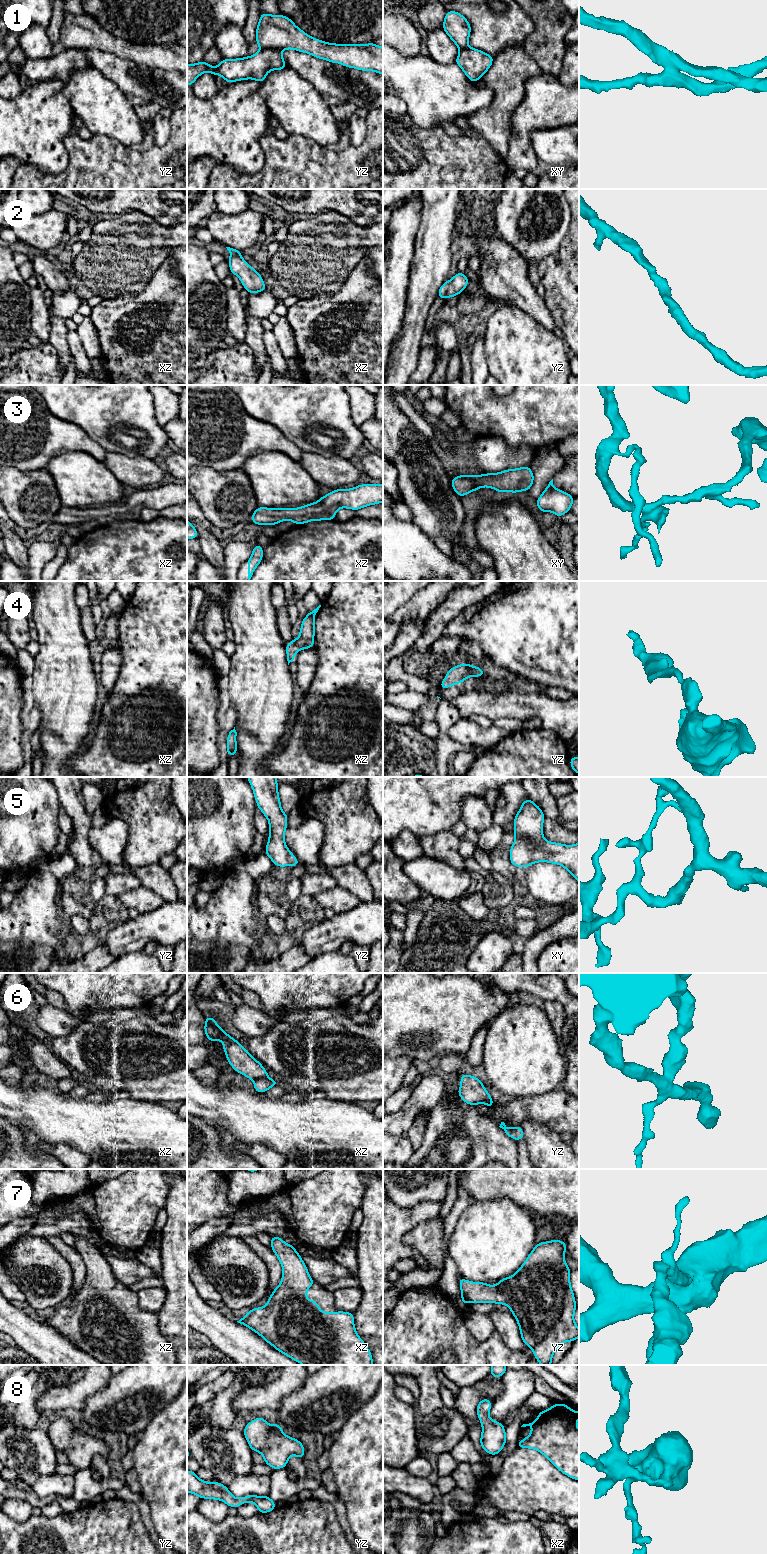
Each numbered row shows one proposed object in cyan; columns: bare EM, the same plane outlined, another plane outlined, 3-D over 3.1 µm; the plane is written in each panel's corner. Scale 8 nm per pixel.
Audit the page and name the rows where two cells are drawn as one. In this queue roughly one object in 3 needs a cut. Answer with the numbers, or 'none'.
1

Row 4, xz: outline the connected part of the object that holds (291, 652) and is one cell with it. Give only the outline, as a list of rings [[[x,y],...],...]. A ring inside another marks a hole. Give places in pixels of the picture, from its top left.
[[[321,605],[313,611],[307,613],[306,617],[302,620],[300,627],[300,635],[297,639],[293,639],[286,644],[286,655],[288,665],[296,656],[296,653],[302,649],[314,648],[314,635],[315,635],[315,615]]]

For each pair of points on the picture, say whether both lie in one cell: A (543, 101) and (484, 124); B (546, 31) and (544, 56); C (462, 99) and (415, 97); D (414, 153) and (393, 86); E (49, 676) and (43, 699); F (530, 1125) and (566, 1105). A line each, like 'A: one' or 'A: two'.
A: two
B: one
C: one
D: two
E: one
F: two

